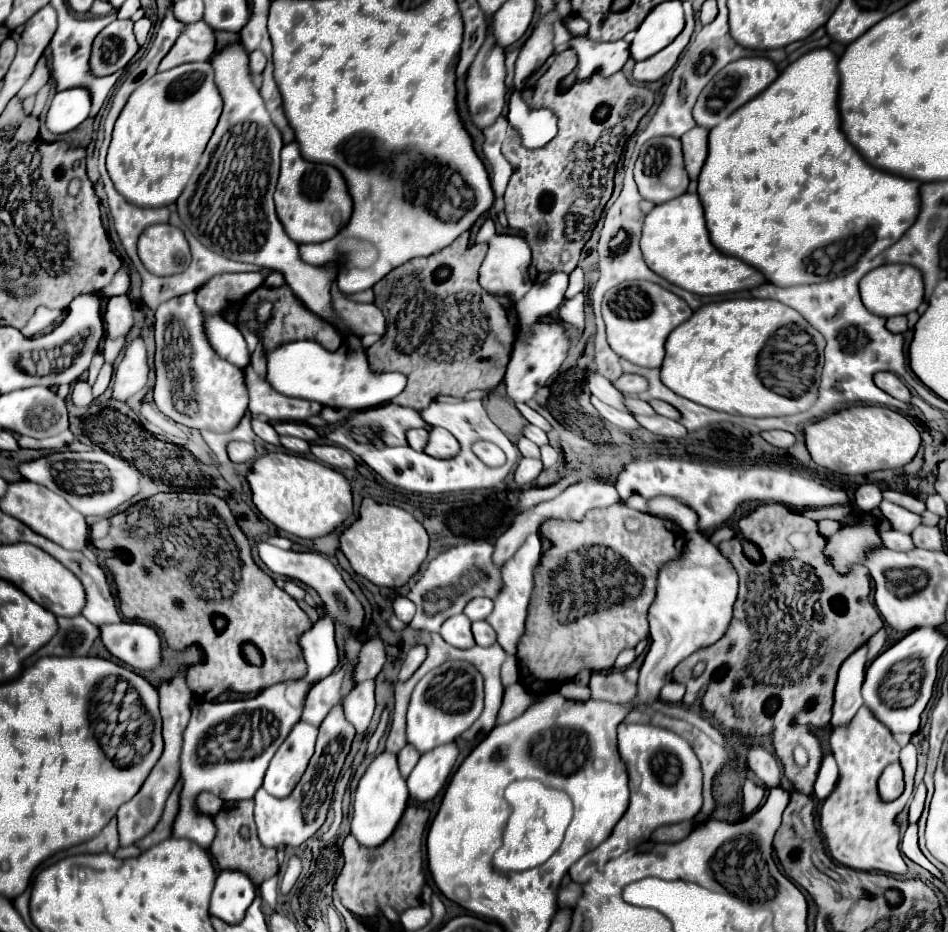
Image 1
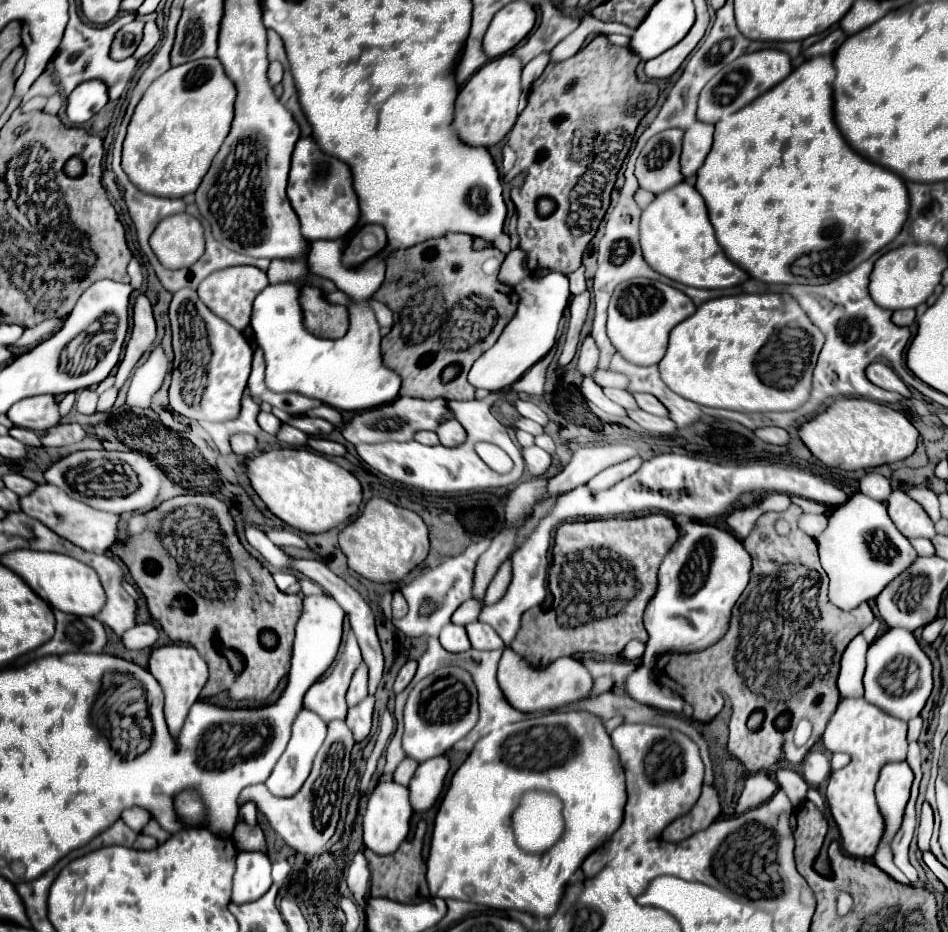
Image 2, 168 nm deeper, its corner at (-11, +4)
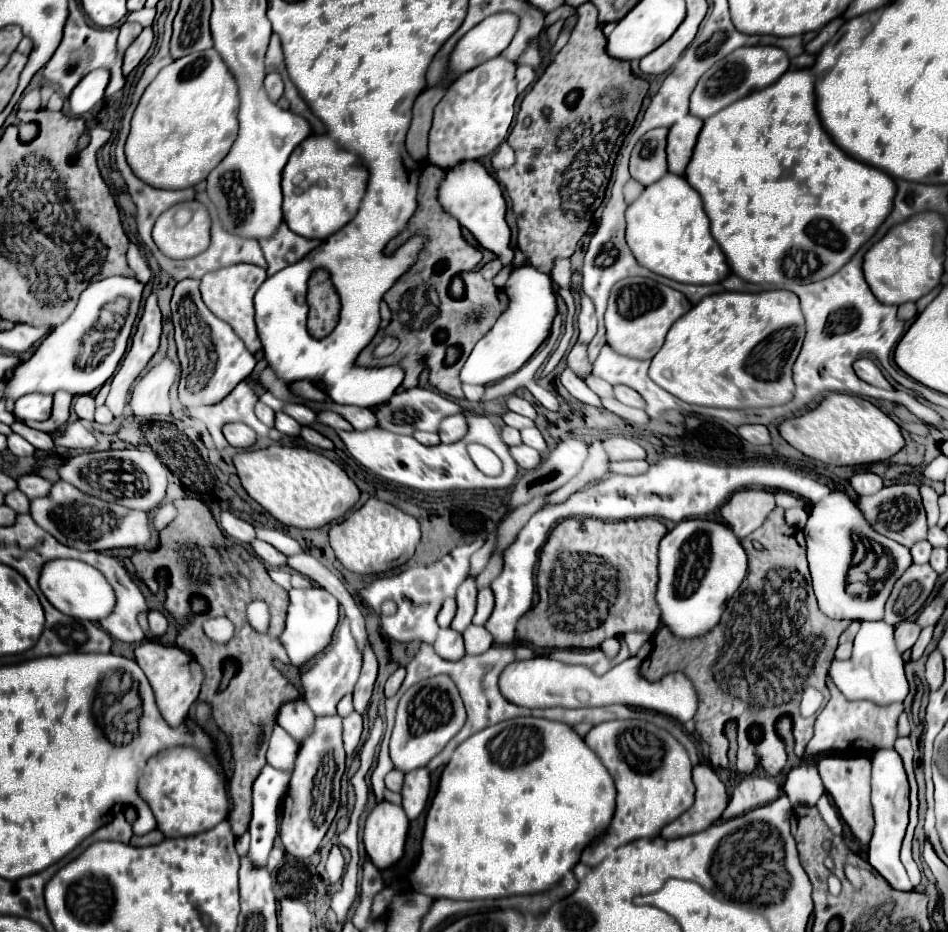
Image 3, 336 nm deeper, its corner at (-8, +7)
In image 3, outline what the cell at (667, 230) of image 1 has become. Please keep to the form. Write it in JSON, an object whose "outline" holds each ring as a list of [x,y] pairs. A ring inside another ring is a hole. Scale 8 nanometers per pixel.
{"outline":[[[667,173],[661,181],[649,185],[643,195],[627,209],[627,245],[633,251],[639,265],[647,267],[649,271],[669,277],[679,283],[693,283],[693,285],[711,285],[721,283],[731,275],[731,269],[721,253],[719,245],[713,241],[709,231],[709,219],[703,211],[703,203],[699,193],[689,187],[689,183],[681,175]]]}

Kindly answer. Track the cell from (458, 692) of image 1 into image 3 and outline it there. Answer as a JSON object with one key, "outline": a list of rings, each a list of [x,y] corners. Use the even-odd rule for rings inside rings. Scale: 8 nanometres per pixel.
{"outline":[[[449,675],[429,677],[409,687],[397,707],[397,719],[389,743],[389,753],[397,769],[409,773],[417,767],[425,767],[465,725],[465,707],[457,685]]]}

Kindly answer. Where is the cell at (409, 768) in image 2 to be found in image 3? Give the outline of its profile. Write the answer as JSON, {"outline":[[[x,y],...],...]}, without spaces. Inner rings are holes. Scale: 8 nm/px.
{"outline":[[[399,769],[389,771],[387,777],[385,777],[387,789],[389,789],[389,791],[401,791],[401,787],[403,787],[403,777],[405,777],[405,773],[401,773]]]}

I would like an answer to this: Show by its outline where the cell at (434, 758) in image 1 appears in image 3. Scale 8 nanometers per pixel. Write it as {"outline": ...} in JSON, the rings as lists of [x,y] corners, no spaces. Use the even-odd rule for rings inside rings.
{"outline":[[[427,767],[415,769],[413,773],[405,775],[401,795],[403,795],[403,809],[411,821],[417,819],[421,811],[427,807],[429,791],[431,791],[431,773]]]}

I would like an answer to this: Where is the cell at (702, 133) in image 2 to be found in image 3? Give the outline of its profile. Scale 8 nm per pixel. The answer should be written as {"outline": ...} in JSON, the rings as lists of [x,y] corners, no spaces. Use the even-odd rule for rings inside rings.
{"outline":[[[685,115],[669,129],[667,161],[669,161],[671,173],[685,175],[685,169],[691,161],[691,155],[697,145],[697,137],[699,137],[701,129],[703,129],[703,121],[693,115]]]}

